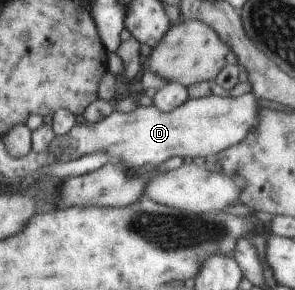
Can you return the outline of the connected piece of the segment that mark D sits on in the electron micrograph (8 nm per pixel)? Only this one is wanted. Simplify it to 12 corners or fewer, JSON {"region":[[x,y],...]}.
{"region":[[257,96],[153,104],[76,123],[46,152],[126,169],[215,157],[259,125]]}

